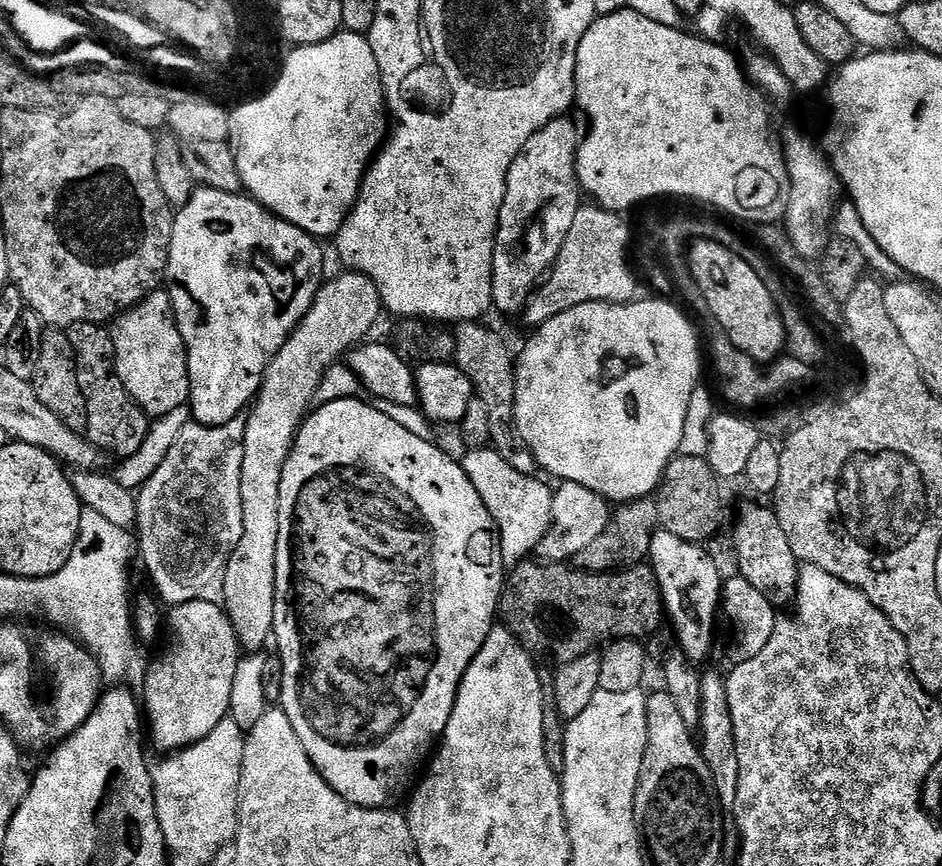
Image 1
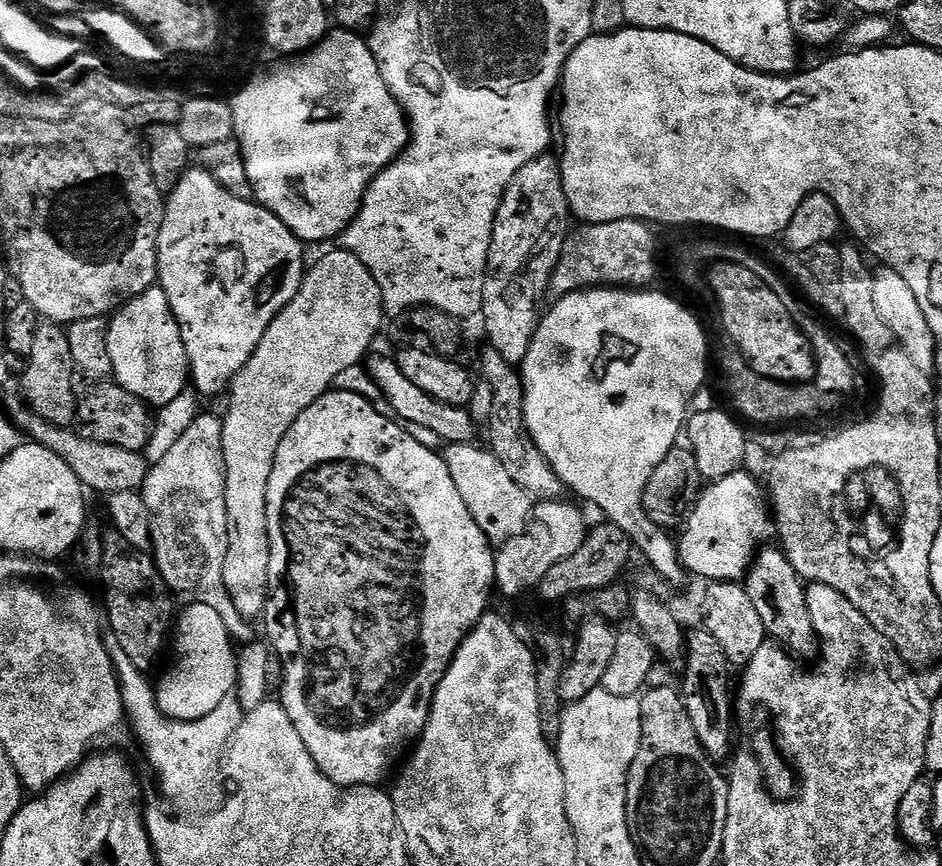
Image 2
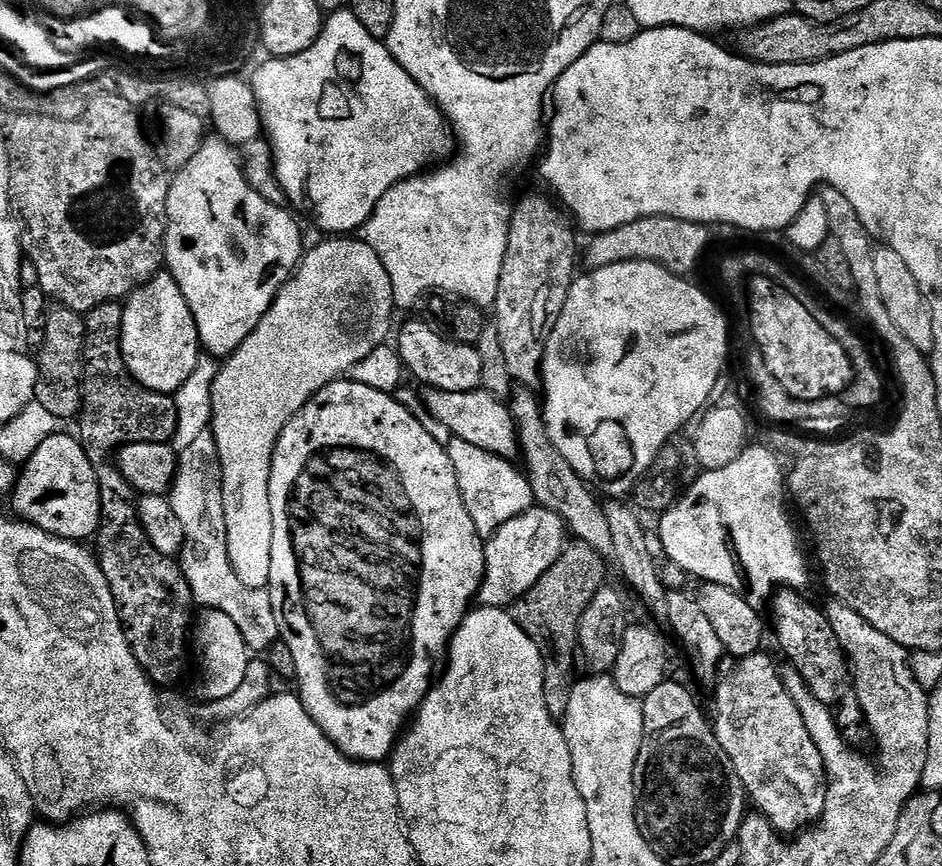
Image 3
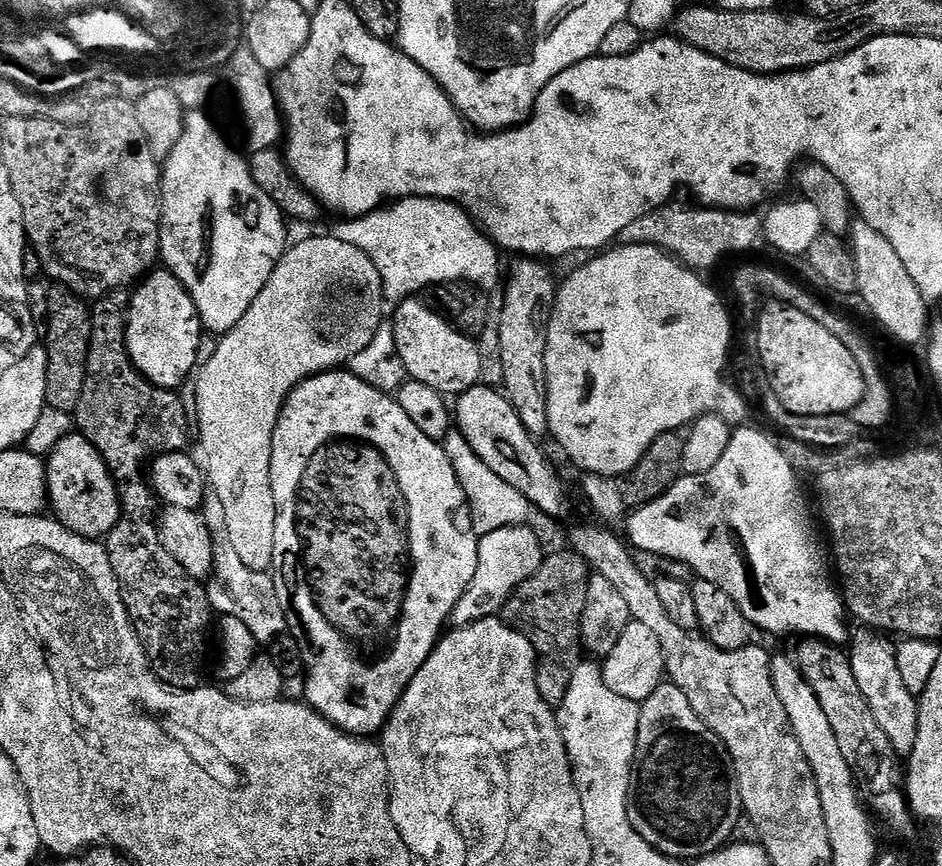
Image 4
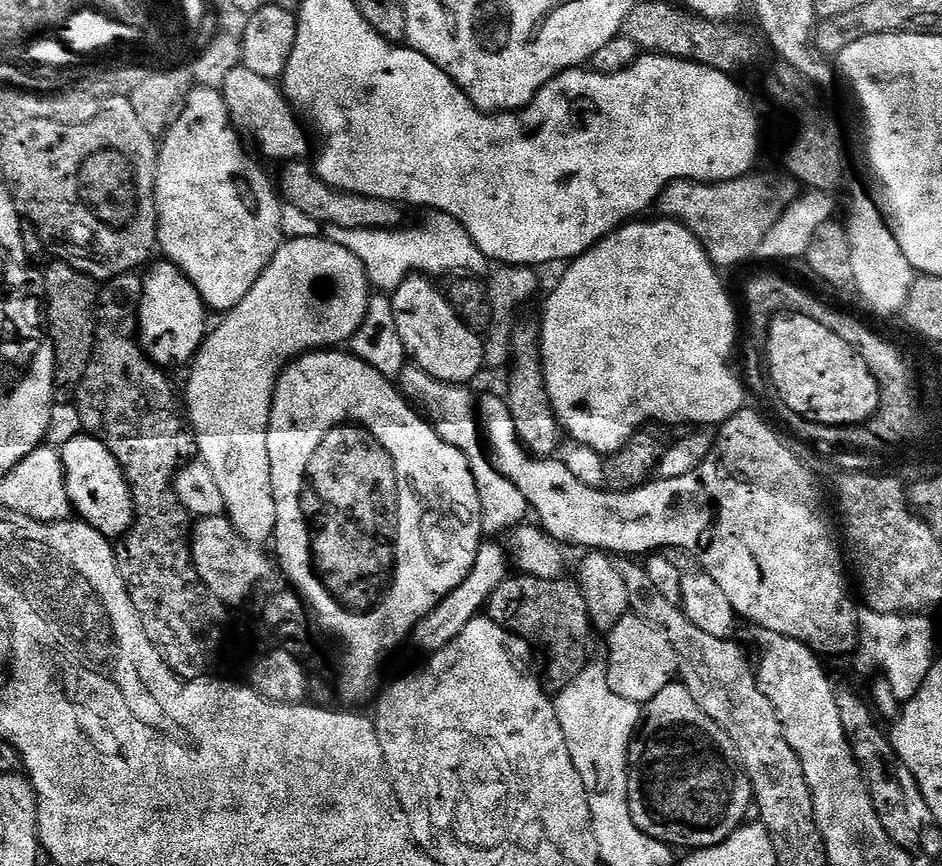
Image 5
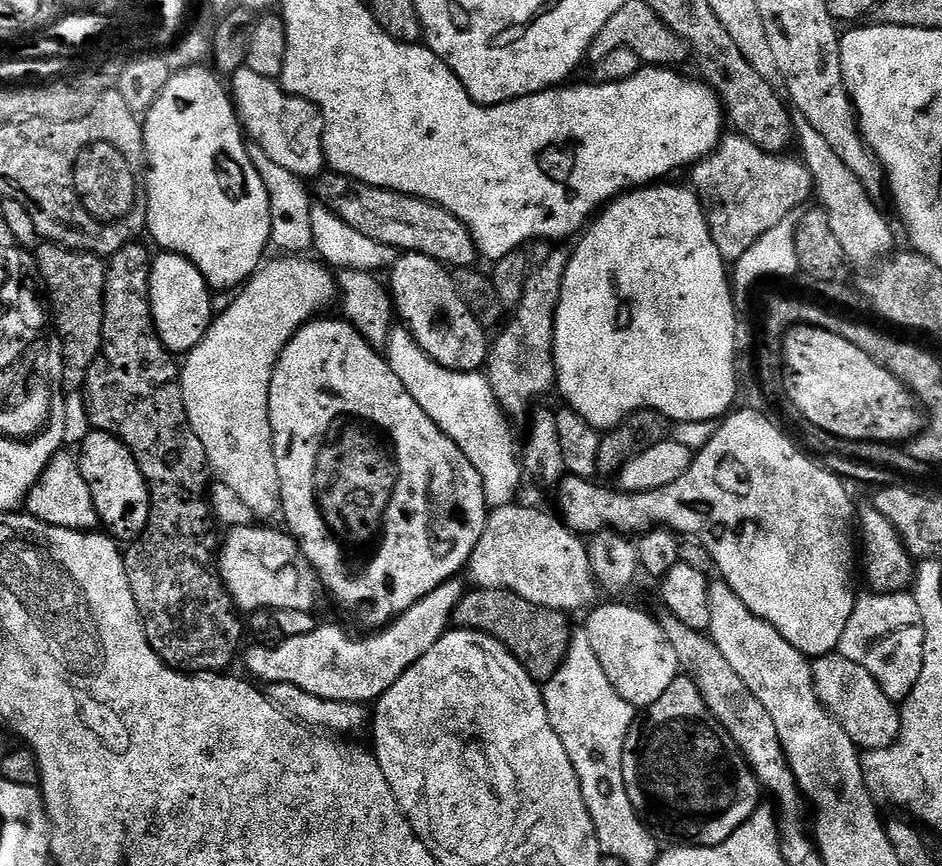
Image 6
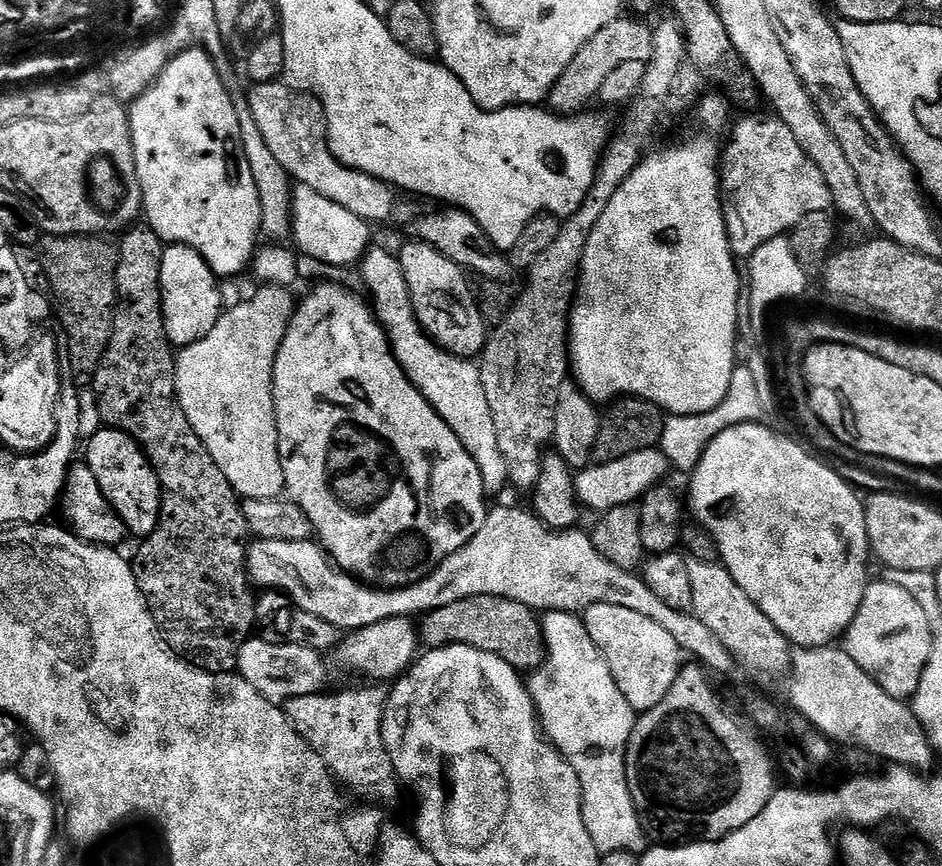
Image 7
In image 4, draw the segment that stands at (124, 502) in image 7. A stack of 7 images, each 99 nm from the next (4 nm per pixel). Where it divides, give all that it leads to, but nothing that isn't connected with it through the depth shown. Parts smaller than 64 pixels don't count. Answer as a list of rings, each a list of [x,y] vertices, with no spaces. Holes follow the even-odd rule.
[[[70,434],[54,446],[54,450],[46,457],[46,487],[48,490],[48,503],[55,519],[60,521],[63,528],[69,528],[74,534],[84,536],[88,540],[99,541],[107,538],[110,530],[120,521],[120,499],[116,493],[116,484],[108,473],[108,467],[98,450],[86,437],[79,434]]]

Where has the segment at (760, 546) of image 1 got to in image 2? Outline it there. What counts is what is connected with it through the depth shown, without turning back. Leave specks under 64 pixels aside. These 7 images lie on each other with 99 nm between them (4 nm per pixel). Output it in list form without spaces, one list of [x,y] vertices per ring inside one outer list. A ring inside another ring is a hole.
[[[761,547],[757,551],[747,574],[746,587],[750,600],[757,607],[764,629],[775,643],[787,648],[793,657],[815,657],[821,651],[822,643],[816,632],[816,623],[812,621],[812,614],[808,609],[805,581],[801,580],[794,570],[783,547],[768,547]]]

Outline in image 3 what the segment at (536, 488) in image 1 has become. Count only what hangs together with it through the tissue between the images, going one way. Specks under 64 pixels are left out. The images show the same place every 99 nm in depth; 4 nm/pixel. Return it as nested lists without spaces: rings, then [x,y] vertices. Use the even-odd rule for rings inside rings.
[[[453,439],[451,443],[454,474],[458,478],[466,510],[470,510],[470,518],[474,518],[474,526],[480,536],[493,536],[503,524],[510,522],[510,518],[518,518],[518,514],[529,512],[533,508],[530,482],[515,463],[503,460],[501,456],[495,456],[486,450],[478,450],[478,446],[470,446],[470,442]]]

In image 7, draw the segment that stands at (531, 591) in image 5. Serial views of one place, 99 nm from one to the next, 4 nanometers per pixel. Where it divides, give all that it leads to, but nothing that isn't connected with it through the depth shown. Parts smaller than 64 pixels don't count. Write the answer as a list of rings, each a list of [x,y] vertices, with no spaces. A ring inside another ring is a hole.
[[[497,596],[466,598],[462,602],[450,602],[450,606],[442,606],[427,613],[419,625],[418,636],[424,639],[423,647],[428,650],[444,648],[448,644],[465,644],[490,654],[498,654],[524,674],[531,674],[541,668],[548,656],[541,617],[518,602]]]

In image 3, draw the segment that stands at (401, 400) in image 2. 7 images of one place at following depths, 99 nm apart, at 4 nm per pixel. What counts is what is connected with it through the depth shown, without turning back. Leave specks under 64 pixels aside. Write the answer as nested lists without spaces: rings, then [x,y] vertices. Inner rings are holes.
[[[427,386],[419,389],[420,400],[424,408],[449,432],[449,437],[470,442],[470,446],[478,446],[478,450],[486,450],[503,460],[515,461],[520,451],[520,443],[516,437],[516,423],[512,421],[509,405],[503,399],[490,395],[489,392],[451,392]]]

